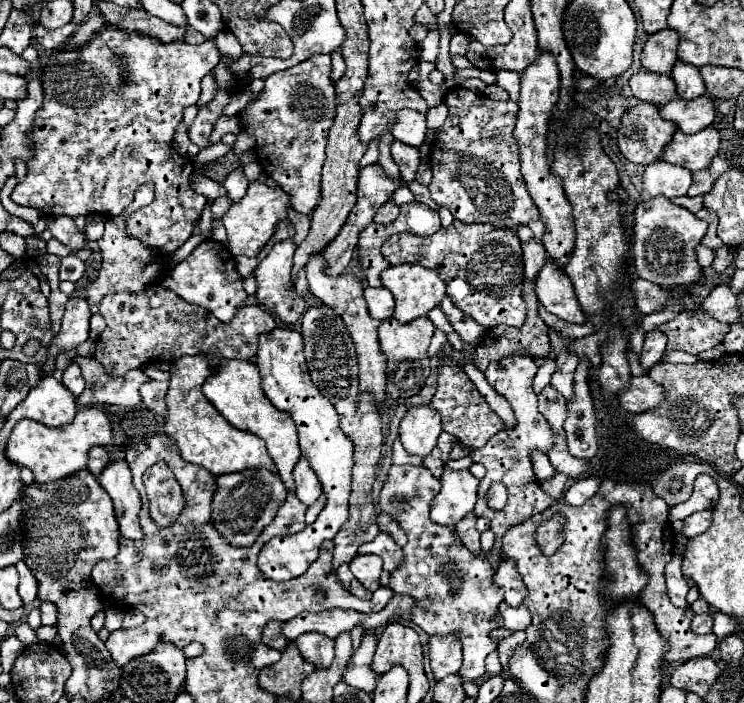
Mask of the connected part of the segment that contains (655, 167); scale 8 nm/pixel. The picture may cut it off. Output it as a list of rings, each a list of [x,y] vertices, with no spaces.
[[[656,160],[644,170],[644,190],[650,196],[684,196],[692,184],[692,172],[688,168]]]

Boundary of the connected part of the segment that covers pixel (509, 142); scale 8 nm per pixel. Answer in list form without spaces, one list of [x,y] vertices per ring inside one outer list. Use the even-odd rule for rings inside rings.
[[[454,86],[444,96],[444,104],[448,106],[448,120],[438,130],[438,138],[434,140],[430,154],[432,182],[428,190],[432,194],[432,200],[438,206],[448,208],[454,218],[466,224],[490,222],[496,228],[514,230],[516,226],[538,218],[540,212],[524,186],[518,146],[512,138],[516,102],[496,102],[482,94]],[[452,116],[460,118],[456,126],[450,122]],[[486,120],[500,120],[500,128],[484,130]]]

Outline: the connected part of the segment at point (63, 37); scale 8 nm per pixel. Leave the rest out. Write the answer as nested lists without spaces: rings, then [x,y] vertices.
[[[66,24],[66,26],[56,28],[56,30],[44,30],[42,26],[36,26],[36,28],[34,28],[34,38],[36,38],[38,44],[44,46],[46,50],[56,50],[56,48],[60,48],[76,30],[78,30],[76,24]]]

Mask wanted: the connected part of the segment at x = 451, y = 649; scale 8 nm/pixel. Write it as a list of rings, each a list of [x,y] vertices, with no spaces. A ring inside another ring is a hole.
[[[450,634],[446,638],[432,636],[430,638],[430,668],[436,682],[448,674],[456,674],[460,666],[462,666],[462,644],[458,642],[456,634]]]

